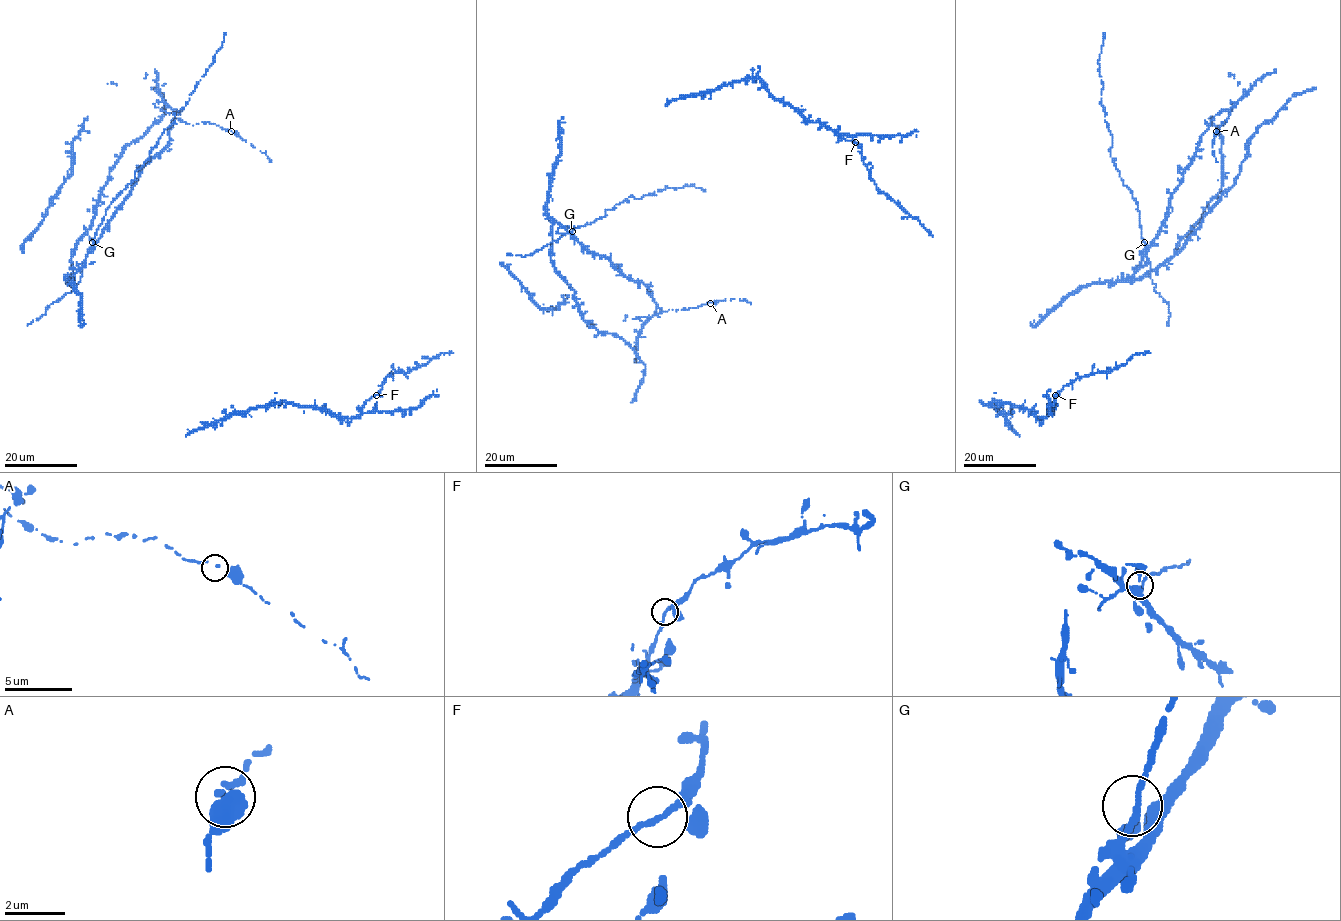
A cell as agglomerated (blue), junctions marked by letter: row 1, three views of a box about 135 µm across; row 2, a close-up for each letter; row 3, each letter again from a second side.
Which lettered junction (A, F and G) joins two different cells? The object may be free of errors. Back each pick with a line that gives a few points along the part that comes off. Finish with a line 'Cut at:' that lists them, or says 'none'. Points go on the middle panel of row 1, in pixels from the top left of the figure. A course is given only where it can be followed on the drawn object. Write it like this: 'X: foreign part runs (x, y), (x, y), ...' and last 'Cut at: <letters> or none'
Cut at: none

